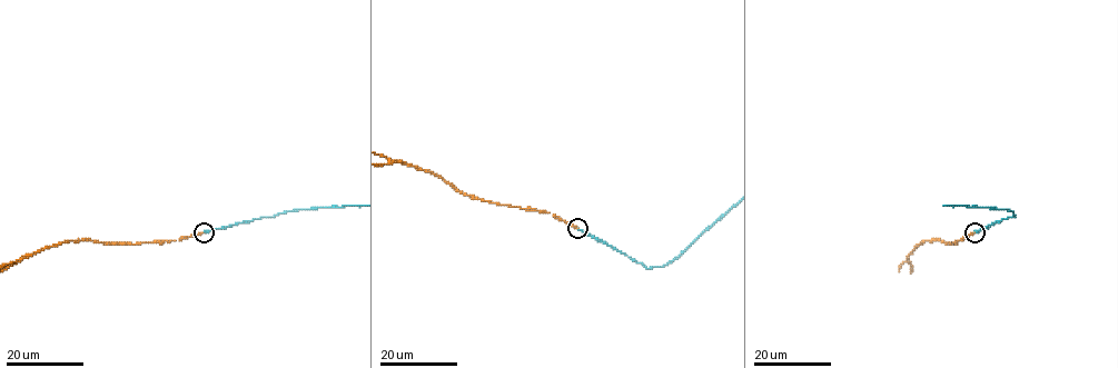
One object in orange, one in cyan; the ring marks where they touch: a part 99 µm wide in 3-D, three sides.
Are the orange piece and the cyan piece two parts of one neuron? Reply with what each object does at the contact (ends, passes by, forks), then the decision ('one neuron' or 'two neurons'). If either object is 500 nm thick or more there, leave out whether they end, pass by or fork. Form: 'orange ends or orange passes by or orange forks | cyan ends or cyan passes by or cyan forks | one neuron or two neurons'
orange ends | cyan ends | one neuron

